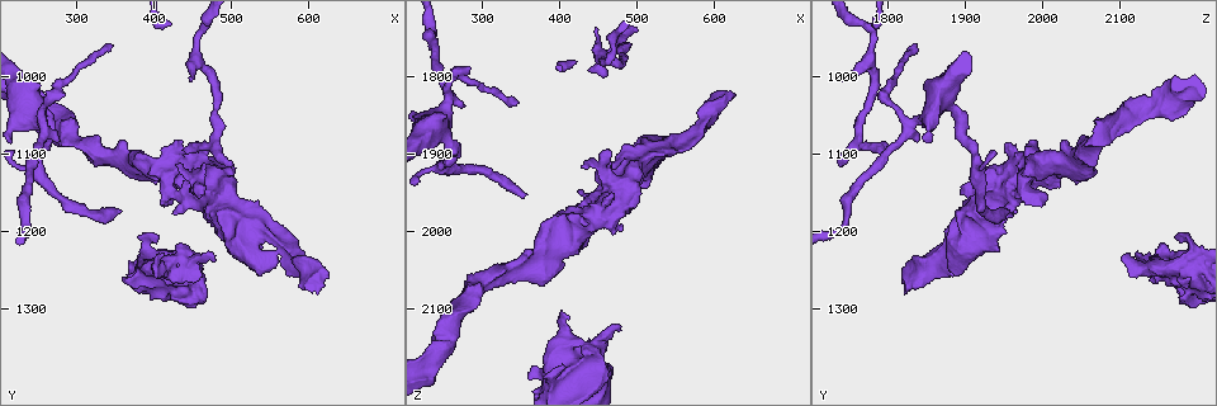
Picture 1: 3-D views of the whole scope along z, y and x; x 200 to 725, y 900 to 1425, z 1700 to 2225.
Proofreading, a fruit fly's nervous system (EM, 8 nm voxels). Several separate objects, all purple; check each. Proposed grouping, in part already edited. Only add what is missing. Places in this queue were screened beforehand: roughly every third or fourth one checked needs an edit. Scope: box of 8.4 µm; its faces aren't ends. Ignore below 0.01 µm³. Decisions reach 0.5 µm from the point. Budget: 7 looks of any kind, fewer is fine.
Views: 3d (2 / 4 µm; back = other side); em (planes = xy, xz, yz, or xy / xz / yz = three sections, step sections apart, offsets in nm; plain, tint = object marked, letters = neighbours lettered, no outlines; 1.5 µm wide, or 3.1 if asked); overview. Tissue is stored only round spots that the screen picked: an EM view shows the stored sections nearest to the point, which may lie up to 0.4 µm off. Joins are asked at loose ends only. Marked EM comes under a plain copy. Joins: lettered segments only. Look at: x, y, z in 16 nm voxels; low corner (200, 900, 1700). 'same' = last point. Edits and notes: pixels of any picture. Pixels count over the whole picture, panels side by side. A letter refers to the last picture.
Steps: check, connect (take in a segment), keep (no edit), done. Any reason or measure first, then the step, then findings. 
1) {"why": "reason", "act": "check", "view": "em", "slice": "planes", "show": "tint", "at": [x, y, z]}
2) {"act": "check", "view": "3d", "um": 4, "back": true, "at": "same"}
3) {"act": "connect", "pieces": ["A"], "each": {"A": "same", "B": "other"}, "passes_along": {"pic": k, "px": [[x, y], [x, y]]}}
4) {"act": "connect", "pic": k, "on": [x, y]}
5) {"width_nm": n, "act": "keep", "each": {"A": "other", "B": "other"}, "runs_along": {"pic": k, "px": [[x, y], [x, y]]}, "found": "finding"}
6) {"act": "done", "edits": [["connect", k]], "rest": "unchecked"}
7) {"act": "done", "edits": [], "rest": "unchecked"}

{"why": "free end", "act": "check", "view": "3d", "um": 2, "at": [615, 1270, 1820]}

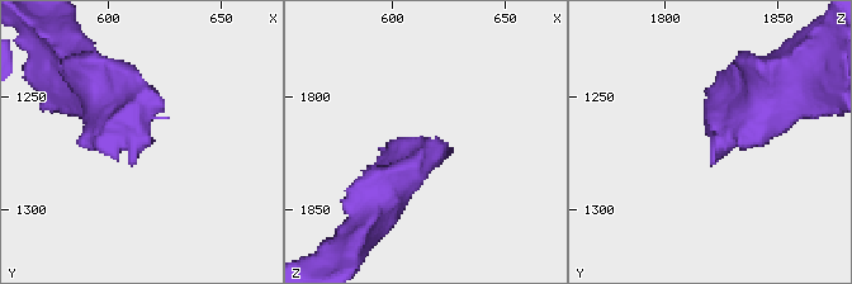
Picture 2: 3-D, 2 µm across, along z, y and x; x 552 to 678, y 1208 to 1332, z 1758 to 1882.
{"act": "check", "view": "em", "slice": "xz", "step": 8, "show": "letters", "at": [619, 1271, 1822]}

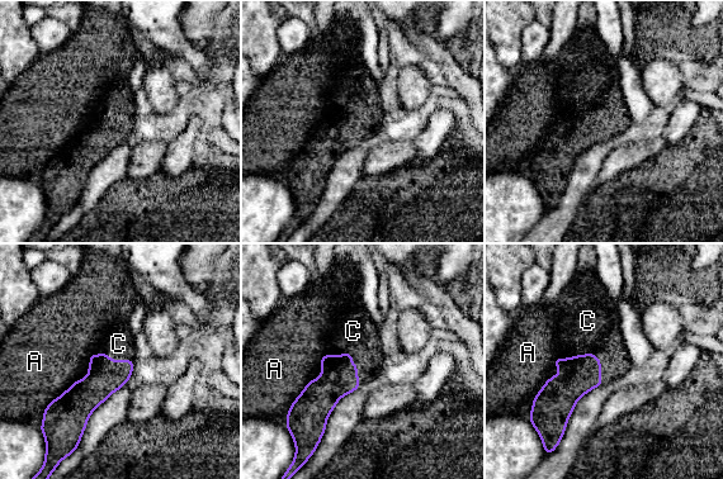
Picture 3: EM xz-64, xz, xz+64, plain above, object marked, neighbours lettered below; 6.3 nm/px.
{"longest_contact_nm": ["C", 360], "act": "connect", "pieces": ["C"], "each": {"A": "other", "C": "same"}, "found": "the neuron continues"}

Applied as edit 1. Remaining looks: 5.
{"act": "check", "view": "overview"}

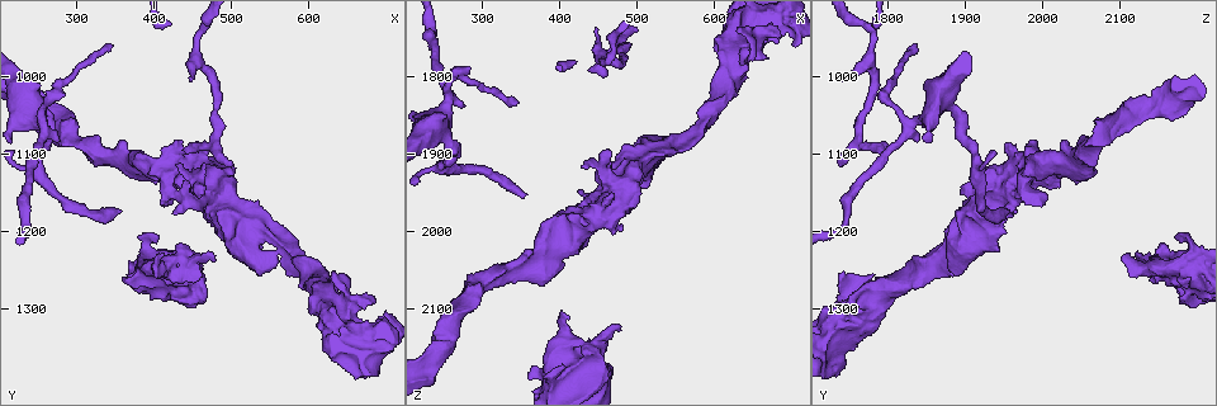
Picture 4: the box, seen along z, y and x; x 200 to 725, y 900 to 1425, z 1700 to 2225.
{"why": "an open end", "act": "check", "view": "em", "slice": "planes", "show": "letters", "at": [475, 1235, 2125]}

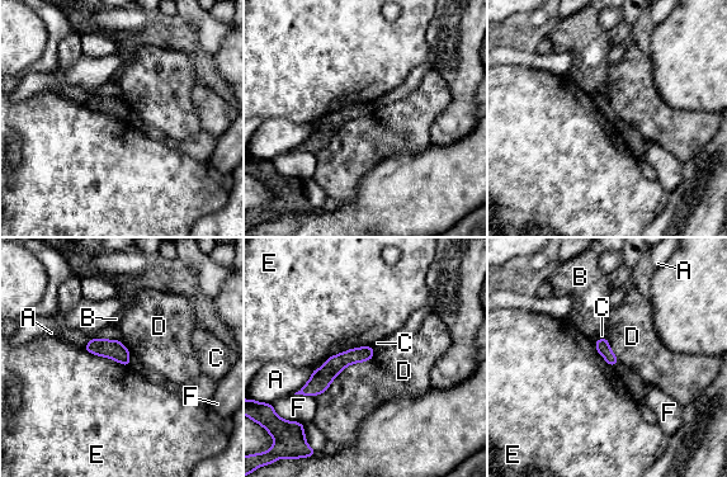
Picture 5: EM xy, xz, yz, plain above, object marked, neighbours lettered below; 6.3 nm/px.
{"act": "keep", "each": {"A": "other", "B": "other", "C": "other", "D": "other", "E": "other", "F": "other"}, "found": "no lettered segment goes on from it"}

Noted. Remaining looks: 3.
{"why": "branch stops here", "act": "check", "view": "3d", "um": 2, "back": true, "at": [355, 1175, 1955]}

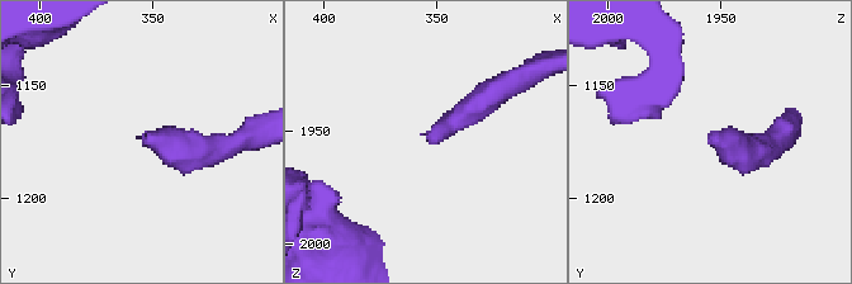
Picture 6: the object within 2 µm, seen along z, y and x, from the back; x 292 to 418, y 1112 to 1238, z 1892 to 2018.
{"why": "shape alone is not enough", "act": "check", "view": "em", "slice": "planes", "show": "letters", "at": [355, 1172, 1954]}

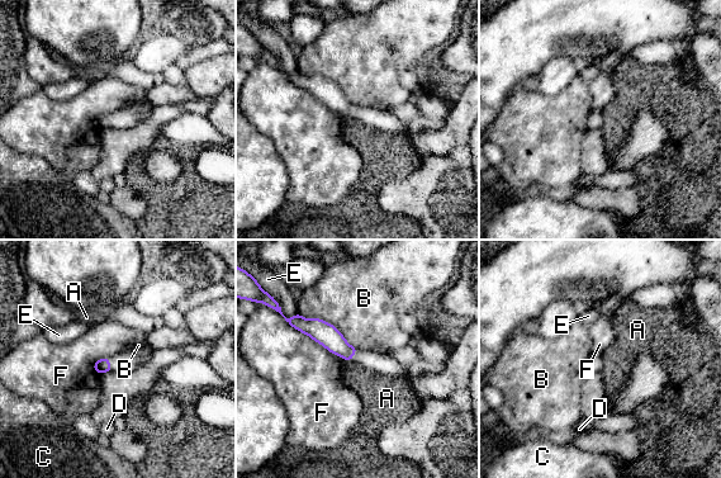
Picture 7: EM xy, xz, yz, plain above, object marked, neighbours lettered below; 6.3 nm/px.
{"longest_contact_nm": ["F", 500], "act": "keep", "each": {"A": "other", "B": "other", "C": "other", "D": "other", "E": "other", "F": "other"}, "found": "no lettered segment goes on from it"}

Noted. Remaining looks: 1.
{"act": "done", "edits": [["connect", 3]], "rest": "unchecked"}

